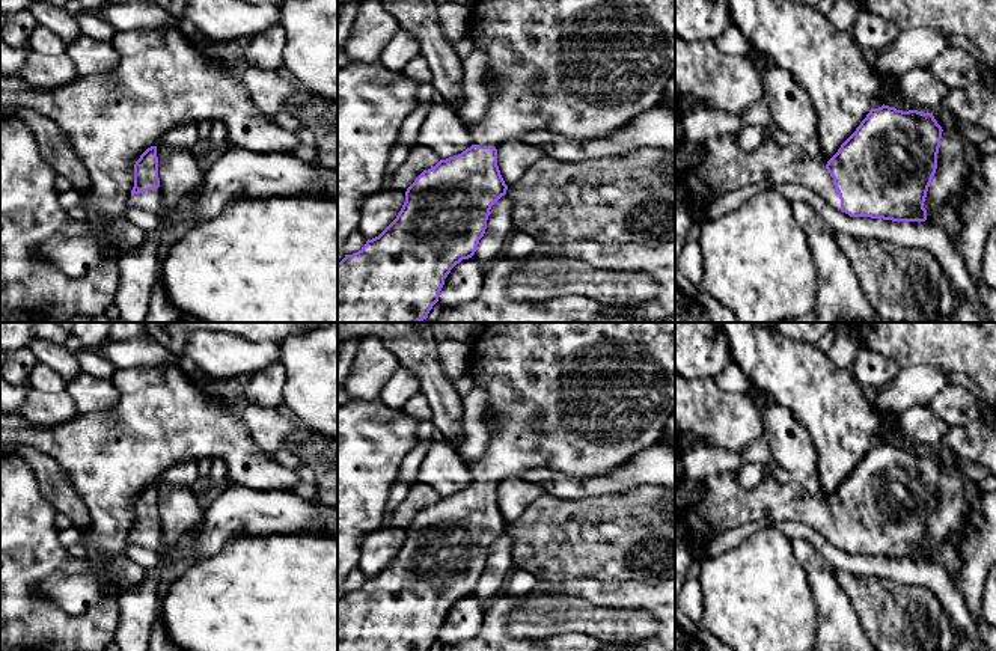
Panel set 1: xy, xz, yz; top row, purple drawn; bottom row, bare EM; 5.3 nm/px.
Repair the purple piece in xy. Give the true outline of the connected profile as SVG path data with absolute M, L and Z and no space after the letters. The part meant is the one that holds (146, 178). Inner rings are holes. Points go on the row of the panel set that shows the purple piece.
M151 146L134 164L134 187L131 190L130 205L158 214L163 203L164 196L158 178L157 146Z

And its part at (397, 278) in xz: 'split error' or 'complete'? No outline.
split error

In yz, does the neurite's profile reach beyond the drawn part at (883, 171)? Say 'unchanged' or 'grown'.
grown

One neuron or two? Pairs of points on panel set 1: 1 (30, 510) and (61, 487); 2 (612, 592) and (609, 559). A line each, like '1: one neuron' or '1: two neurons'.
1: two neurons
2: two neurons

